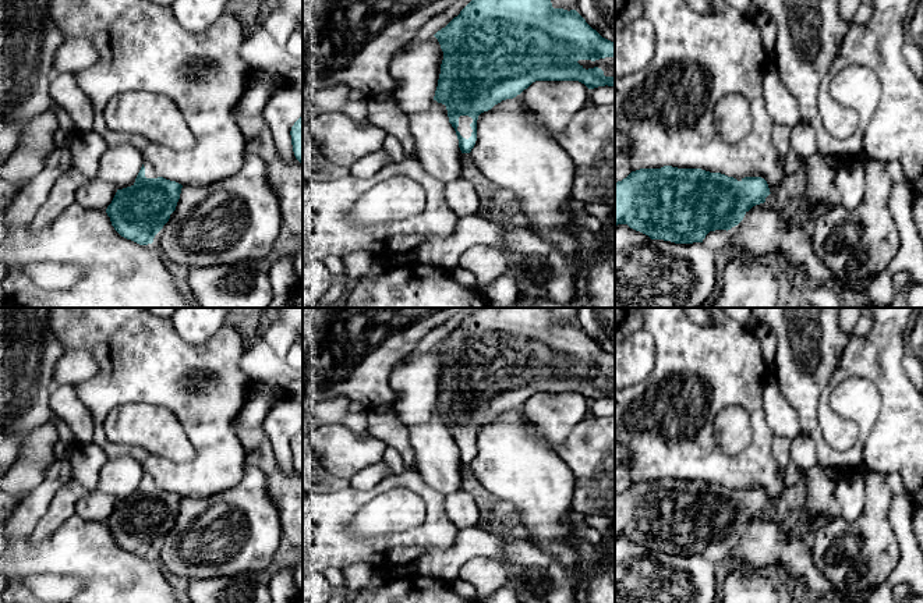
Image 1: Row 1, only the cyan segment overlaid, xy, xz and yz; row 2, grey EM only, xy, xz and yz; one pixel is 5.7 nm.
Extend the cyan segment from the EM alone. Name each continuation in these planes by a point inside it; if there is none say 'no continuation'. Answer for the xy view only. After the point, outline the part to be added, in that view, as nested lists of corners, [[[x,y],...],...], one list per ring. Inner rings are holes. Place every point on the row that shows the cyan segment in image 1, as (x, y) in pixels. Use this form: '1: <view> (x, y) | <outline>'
1: xy (149, 171) | [[[144,160],[144,167],[145,167],[145,177],[146,178],[158,178],[158,173],[155,171],[153,166],[148,162]]]

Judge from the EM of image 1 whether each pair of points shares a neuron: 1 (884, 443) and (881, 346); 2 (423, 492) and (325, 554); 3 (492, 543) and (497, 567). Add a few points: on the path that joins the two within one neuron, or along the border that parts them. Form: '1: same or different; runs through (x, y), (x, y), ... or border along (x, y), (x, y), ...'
1: same; runs through (891, 419), (891, 380), (884, 369)
2: same; runs through (392, 482), (365, 496), (357, 497), (331, 524)
3: different; border along (495, 529), (504, 556), (471, 557), (463, 564)

